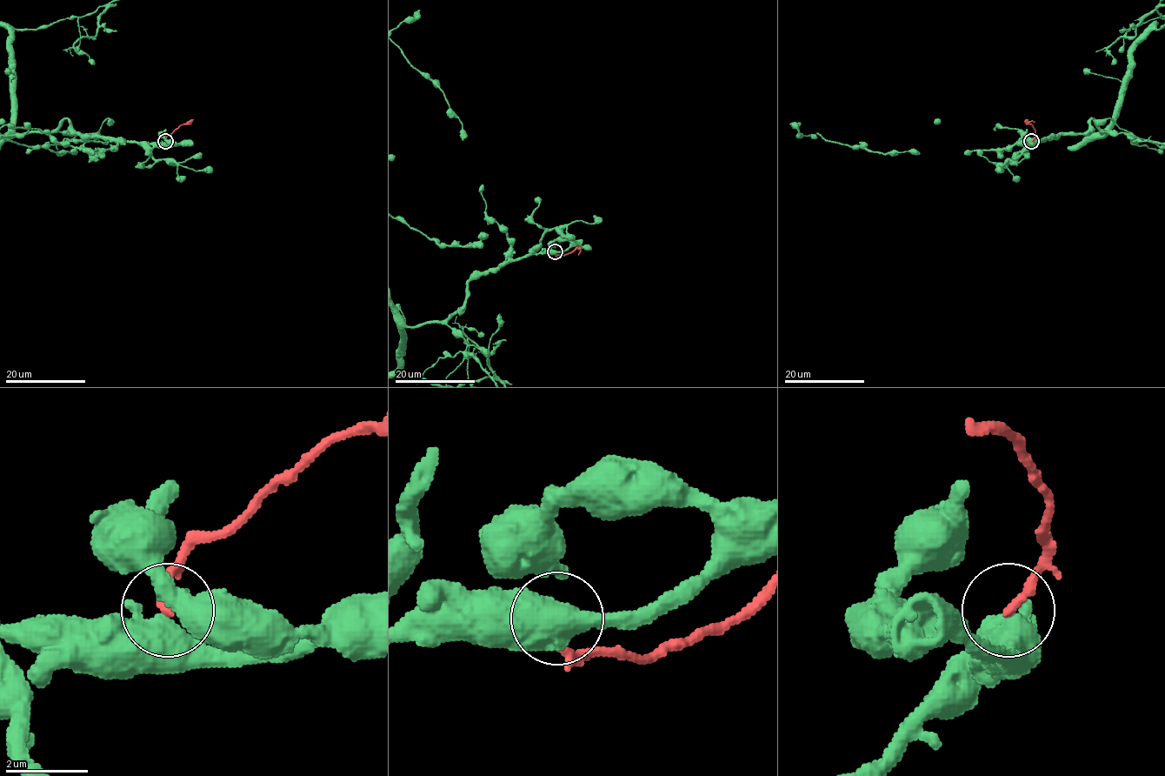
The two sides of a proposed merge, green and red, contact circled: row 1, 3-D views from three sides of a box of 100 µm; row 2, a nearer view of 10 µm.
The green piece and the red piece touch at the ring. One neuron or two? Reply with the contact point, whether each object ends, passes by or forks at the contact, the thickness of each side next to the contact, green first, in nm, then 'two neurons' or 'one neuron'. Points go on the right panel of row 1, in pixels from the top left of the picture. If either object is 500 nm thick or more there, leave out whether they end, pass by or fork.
at (1031, 141); 700 nm thick on the green side, 240 nm on the other; two neurons

